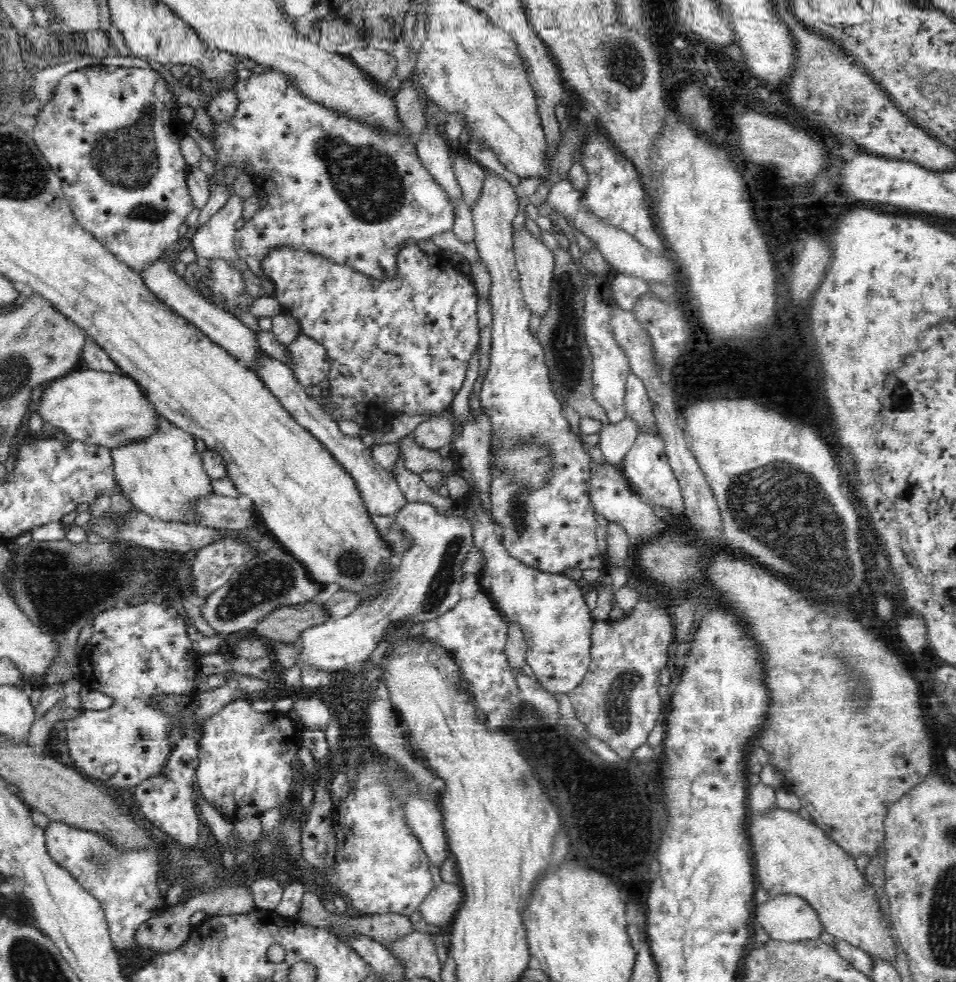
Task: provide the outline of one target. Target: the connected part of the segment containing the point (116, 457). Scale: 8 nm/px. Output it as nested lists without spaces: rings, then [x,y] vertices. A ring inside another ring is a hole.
[[[161,417],[158,432],[154,436],[142,442],[134,442],[134,444],[126,444],[126,447],[114,449],[112,454],[115,480],[132,499],[137,511],[166,523],[198,525],[201,518],[197,514],[196,504],[202,499],[210,499],[214,493],[212,480],[203,466],[203,456],[196,452],[196,442],[189,432],[180,430],[175,424]]]

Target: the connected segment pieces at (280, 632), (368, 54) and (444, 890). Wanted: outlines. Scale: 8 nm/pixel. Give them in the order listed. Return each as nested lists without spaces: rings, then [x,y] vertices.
[[[308,602],[301,608],[276,608],[275,612],[256,624],[255,634],[266,638],[294,645],[300,642],[304,630],[330,620],[330,611],[316,602]]]
[[[366,46],[362,50],[352,50],[349,58],[364,71],[374,78],[379,85],[385,84],[396,75],[398,61],[396,57],[384,50],[376,50],[372,46]]]
[[[458,881],[441,882],[428,893],[420,904],[418,912],[422,919],[436,927],[454,920],[464,900],[462,883]]]

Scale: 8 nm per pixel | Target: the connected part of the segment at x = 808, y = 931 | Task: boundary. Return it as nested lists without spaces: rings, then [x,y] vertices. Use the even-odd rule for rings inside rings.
[[[779,894],[756,906],[754,920],[771,940],[802,944],[819,940],[825,929],[818,911],[795,894]]]

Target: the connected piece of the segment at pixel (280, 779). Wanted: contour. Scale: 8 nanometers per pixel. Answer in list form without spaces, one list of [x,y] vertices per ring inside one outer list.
[[[158,693],[150,698],[151,704],[163,712],[173,728],[180,728],[182,737],[186,739],[190,726],[197,724],[200,738],[197,740],[198,764],[196,776],[202,796],[209,804],[221,812],[233,823],[252,816],[262,814],[266,810],[279,807],[287,800],[292,784],[292,762],[296,759],[298,735],[286,713],[280,711],[254,711],[250,703],[238,698],[230,704],[225,704],[218,712],[212,713],[205,719],[196,719],[196,710],[200,708],[200,694],[190,693]]]

